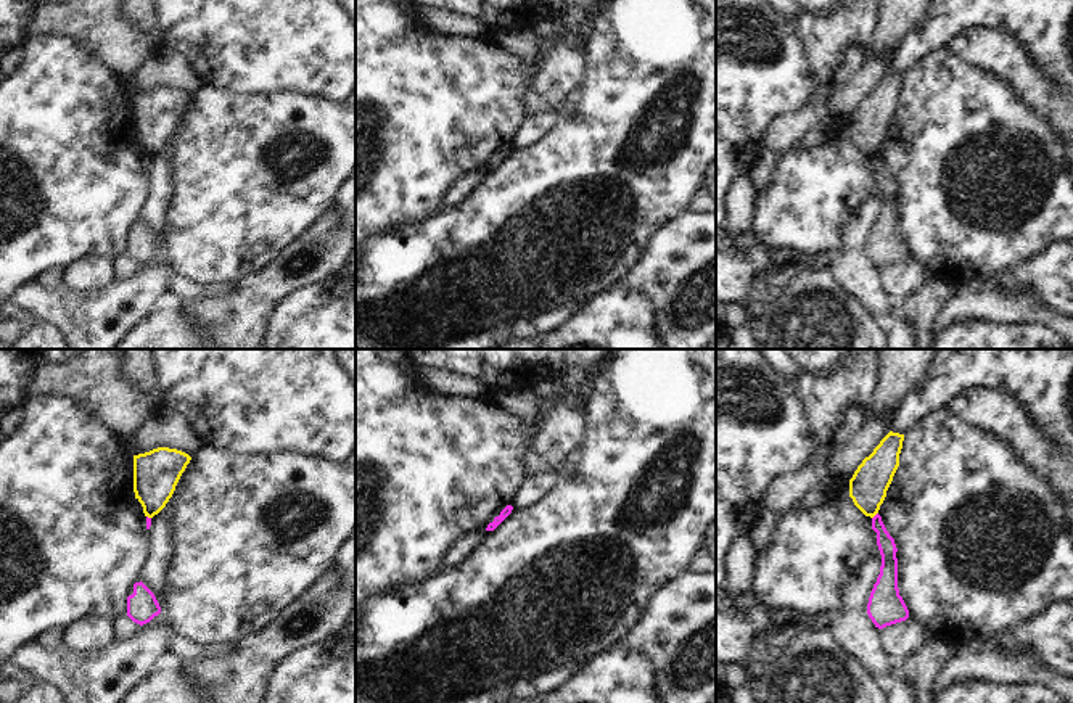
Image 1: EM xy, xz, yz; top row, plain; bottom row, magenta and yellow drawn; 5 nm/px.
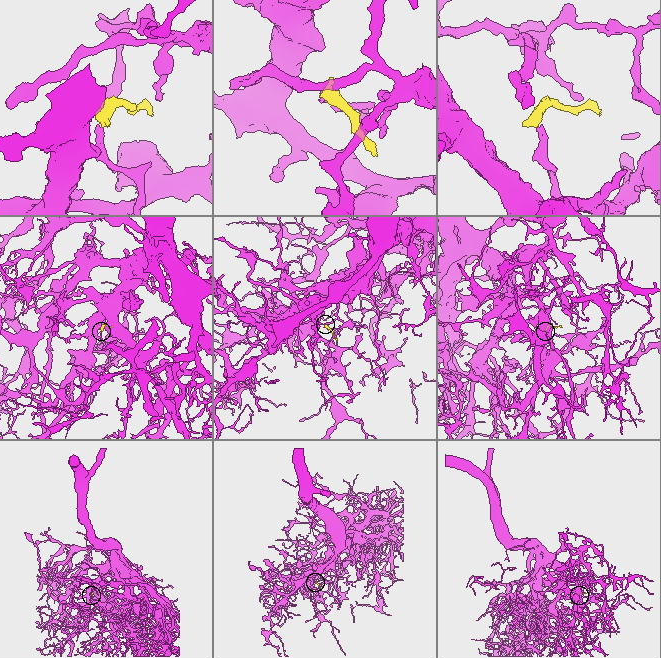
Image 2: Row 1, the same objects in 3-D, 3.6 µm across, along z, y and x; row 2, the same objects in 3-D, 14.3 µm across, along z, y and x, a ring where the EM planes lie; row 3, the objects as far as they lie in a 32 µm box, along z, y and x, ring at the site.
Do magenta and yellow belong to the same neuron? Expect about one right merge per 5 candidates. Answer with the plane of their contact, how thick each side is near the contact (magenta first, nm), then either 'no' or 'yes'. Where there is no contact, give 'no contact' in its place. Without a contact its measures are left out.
yz | 90/190 nm | no

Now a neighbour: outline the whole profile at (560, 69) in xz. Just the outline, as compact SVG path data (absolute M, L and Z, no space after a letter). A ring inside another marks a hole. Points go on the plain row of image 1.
M566 31L542 48L536 77L529 85L528 111L557 113L561 101L576 92L586 69L586 37Z

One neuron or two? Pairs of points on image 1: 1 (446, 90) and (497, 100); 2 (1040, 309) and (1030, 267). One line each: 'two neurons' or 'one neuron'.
1: one neuron
2: two neurons

